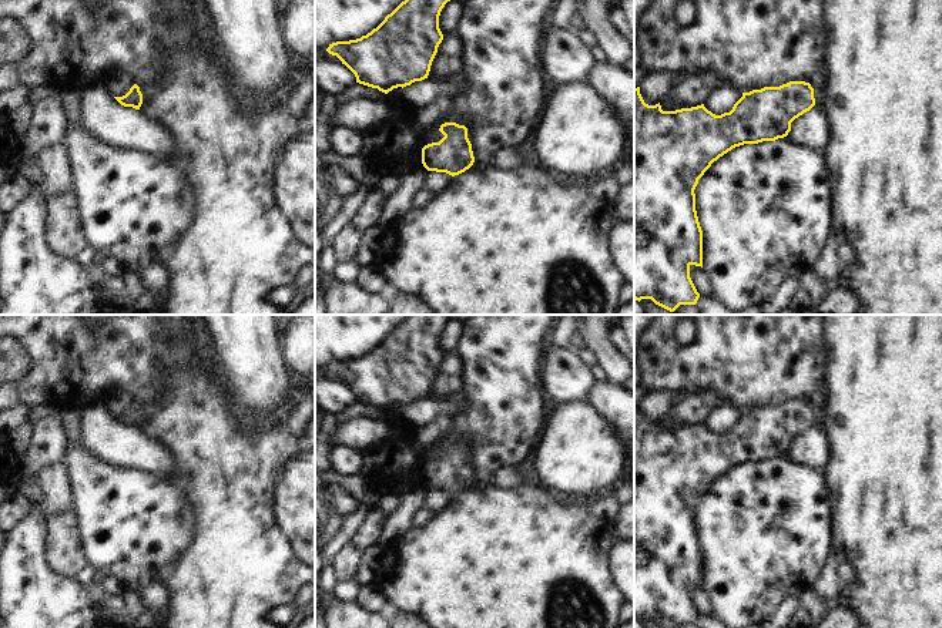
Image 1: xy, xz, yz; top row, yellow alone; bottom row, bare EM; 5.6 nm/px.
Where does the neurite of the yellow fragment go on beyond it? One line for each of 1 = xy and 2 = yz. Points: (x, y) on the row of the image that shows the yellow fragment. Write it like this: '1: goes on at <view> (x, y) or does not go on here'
1: does not go on here
2: does not go on here

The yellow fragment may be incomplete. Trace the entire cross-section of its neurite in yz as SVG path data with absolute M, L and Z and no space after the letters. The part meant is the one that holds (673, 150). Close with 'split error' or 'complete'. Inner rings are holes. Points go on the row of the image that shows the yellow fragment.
M790 81L780 87L764 87L742 93L730 112L715 115L704 104L663 111L660 103L644 103L640 87L634 88L634 299L651 299L656 305L674 312L680 305L695 305L700 293L691 278L690 266L703 268L703 231L695 211L694 189L698 179L714 161L735 147L784 138L791 122L815 105L814 88L805 81Z; complete

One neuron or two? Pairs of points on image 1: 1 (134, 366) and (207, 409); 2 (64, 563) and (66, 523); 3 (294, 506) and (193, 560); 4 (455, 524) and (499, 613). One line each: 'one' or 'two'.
1: two
2: one
3: two
4: one

